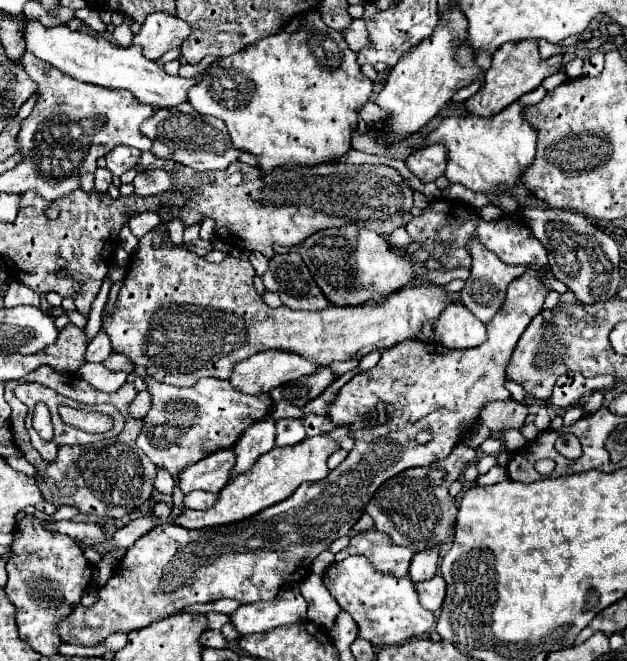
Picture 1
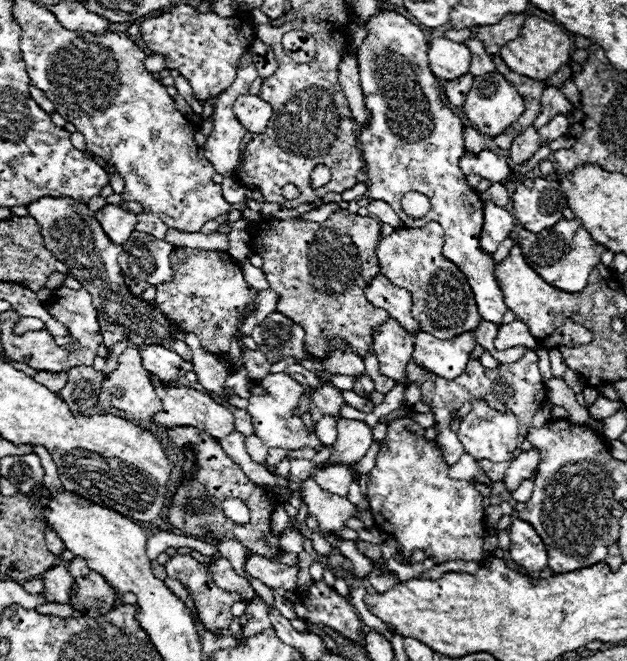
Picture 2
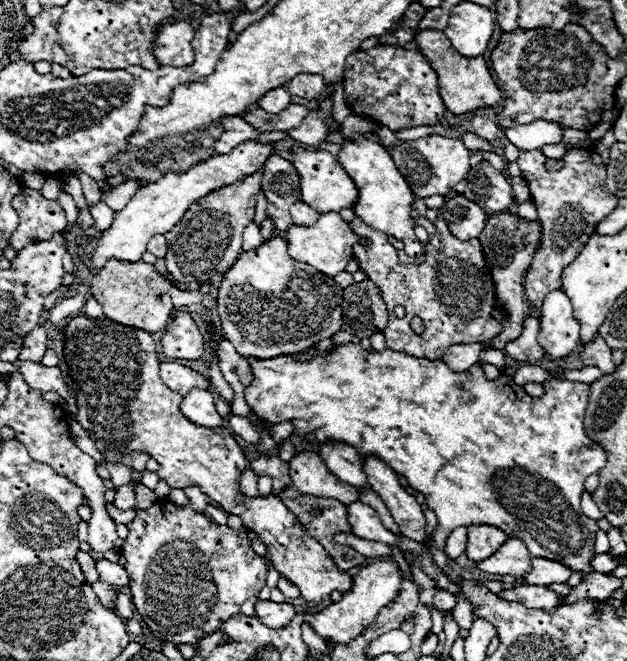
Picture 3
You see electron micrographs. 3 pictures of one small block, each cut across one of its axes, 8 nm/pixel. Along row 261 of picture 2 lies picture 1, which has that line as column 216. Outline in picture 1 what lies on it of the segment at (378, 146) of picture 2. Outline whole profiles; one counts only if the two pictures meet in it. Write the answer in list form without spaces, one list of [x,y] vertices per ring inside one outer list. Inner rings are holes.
[[[232,448],[216,450],[210,456],[186,466],[178,476],[178,486],[184,494],[190,494],[194,490],[218,494],[226,486],[228,472],[234,466],[234,462],[236,454]]]

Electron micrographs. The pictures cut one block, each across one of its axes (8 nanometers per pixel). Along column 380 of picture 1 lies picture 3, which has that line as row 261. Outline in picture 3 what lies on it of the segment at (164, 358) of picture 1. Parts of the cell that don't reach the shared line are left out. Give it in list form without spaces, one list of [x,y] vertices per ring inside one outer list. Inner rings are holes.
[[[326,212],[318,218],[314,226],[298,226],[292,224],[286,232],[286,242],[288,242],[288,254],[290,258],[298,262],[306,262],[320,270],[326,276],[336,276],[338,272],[344,272],[346,264],[352,260],[352,246],[356,244],[356,236],[352,234],[348,222],[340,218],[338,212]]]

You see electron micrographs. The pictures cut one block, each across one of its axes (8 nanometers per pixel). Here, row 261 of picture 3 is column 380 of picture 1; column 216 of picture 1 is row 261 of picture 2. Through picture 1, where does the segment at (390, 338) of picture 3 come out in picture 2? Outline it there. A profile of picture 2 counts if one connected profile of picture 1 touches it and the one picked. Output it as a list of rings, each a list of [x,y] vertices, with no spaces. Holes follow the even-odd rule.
[[[562,218],[562,222],[538,232],[538,234],[530,234],[528,230],[518,228],[516,244],[520,246],[528,266],[534,268],[550,286],[564,290],[564,292],[582,292],[588,284],[588,276],[590,276],[592,268],[600,264],[600,256],[606,250],[582,228],[578,218],[574,218],[574,220]]]

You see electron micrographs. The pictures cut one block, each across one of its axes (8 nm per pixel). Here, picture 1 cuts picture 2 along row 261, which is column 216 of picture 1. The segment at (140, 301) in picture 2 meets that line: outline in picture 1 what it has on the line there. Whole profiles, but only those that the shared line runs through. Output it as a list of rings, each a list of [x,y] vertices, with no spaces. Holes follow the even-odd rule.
[[[312,10],[308,14],[302,16],[302,24],[296,32],[286,32],[286,30],[280,30],[272,36],[266,36],[262,40],[256,40],[254,44],[242,48],[240,52],[236,54],[230,54],[230,56],[224,56],[216,62],[212,62],[206,70],[204,70],[204,76],[198,84],[192,86],[192,106],[200,112],[200,114],[206,114],[206,116],[216,116],[220,120],[226,122],[228,126],[228,132],[230,132],[230,138],[234,142],[236,148],[244,148],[246,152],[252,152],[258,156],[258,162],[260,162],[260,170],[262,172],[270,172],[274,168],[280,168],[280,166],[290,166],[290,164],[300,164],[300,166],[314,166],[314,164],[322,164],[322,162],[328,162],[336,156],[342,156],[344,152],[350,150],[350,134],[352,130],[356,128],[358,124],[358,108],[366,104],[368,96],[372,94],[372,82],[360,72],[360,66],[356,62],[356,52],[352,52],[342,36],[342,32],[330,28],[324,24],[322,16]]]

